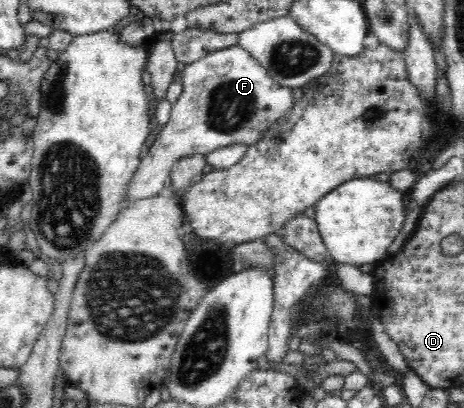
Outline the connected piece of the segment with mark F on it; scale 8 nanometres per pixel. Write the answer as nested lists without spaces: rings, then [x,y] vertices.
[[[238,45],[186,64],[181,81],[183,91],[173,103],[169,122],[126,183],[124,199],[127,203],[164,192],[165,179],[173,165],[183,157],[206,155],[233,144],[254,144],[269,131],[270,125],[293,107],[293,91],[275,83],[266,69]]]

